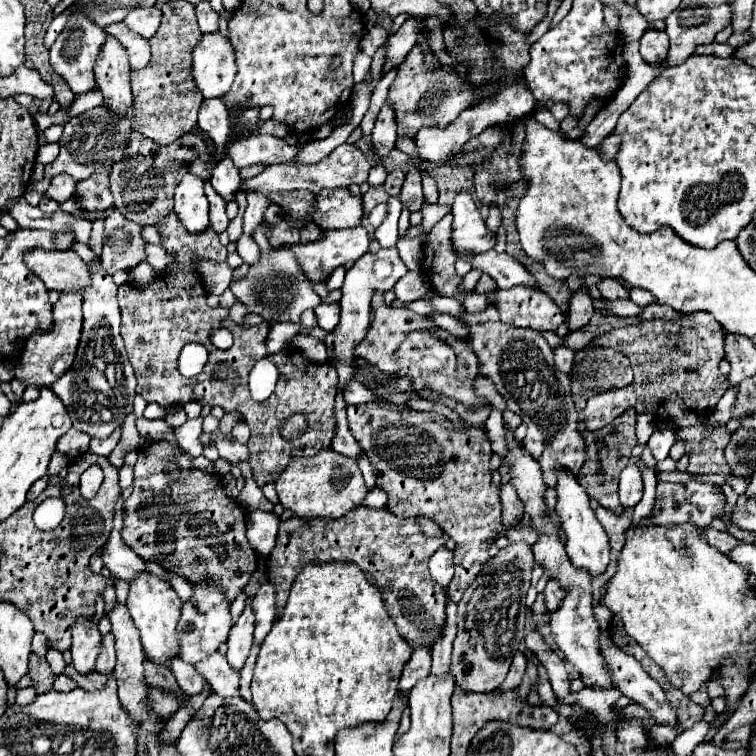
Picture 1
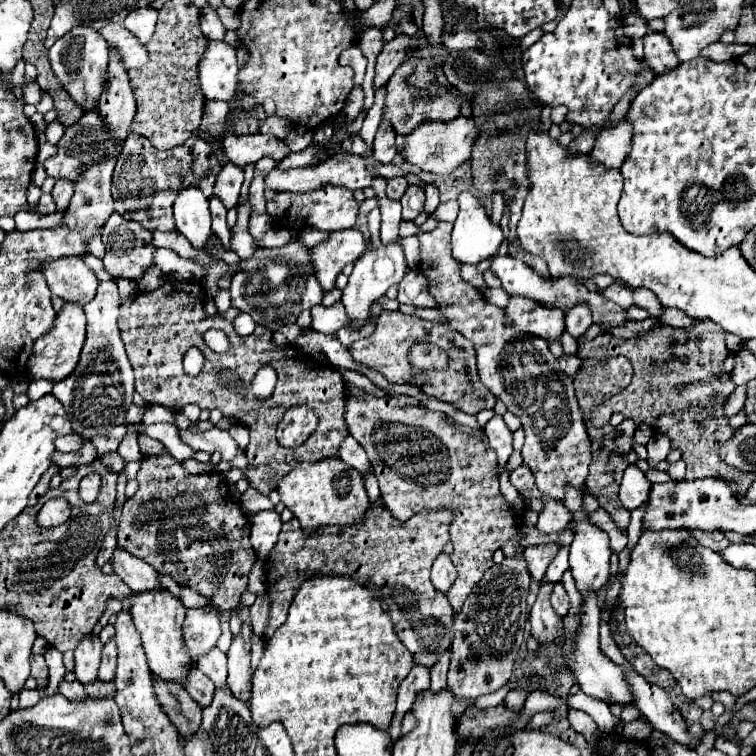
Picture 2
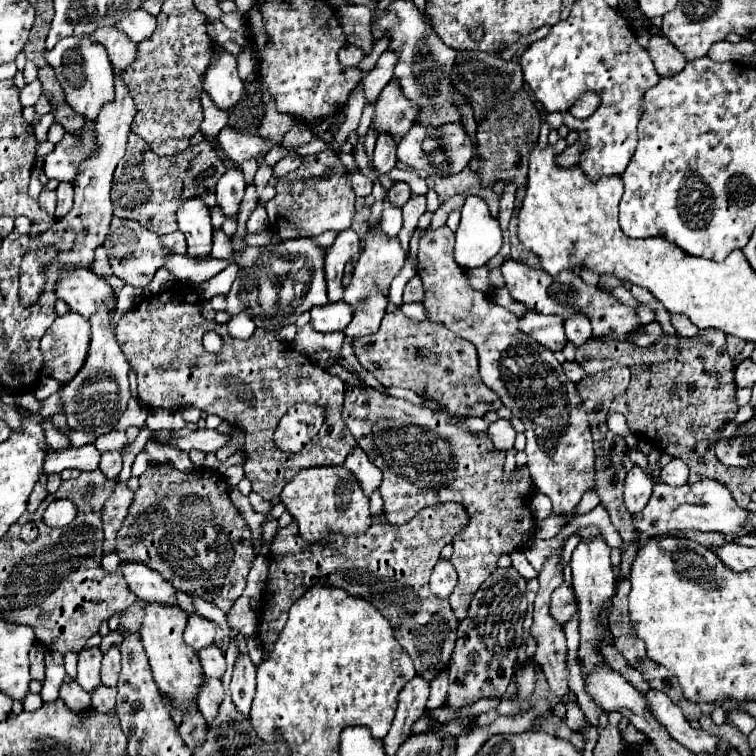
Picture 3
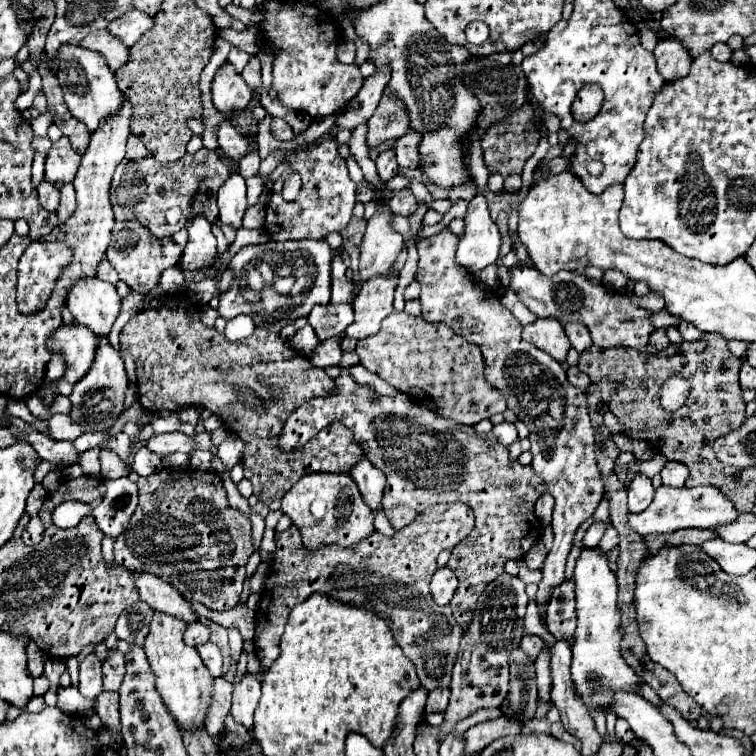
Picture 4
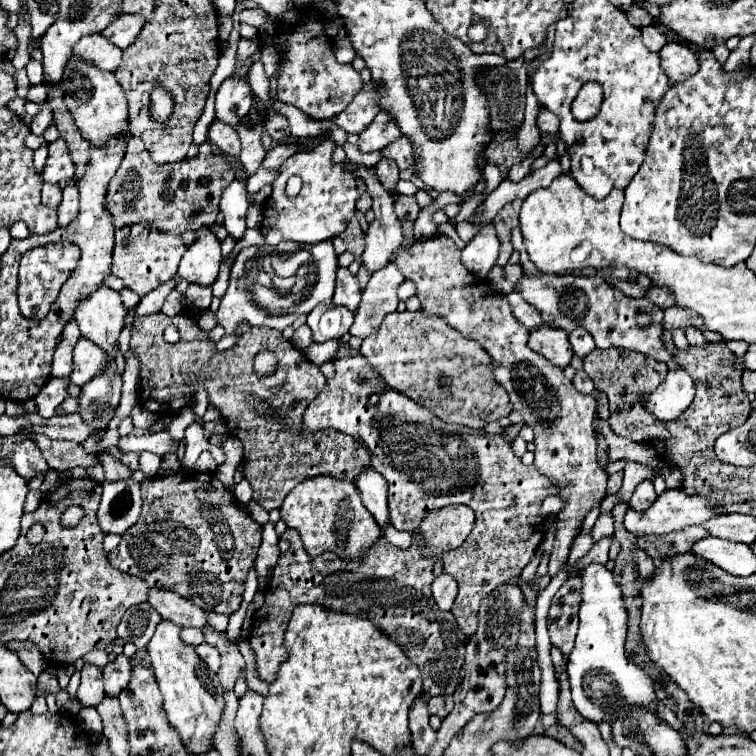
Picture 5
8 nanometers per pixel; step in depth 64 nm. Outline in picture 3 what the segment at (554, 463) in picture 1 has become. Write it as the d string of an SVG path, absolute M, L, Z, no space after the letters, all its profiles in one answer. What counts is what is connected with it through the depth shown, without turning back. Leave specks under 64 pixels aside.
M446 224L440 226L438 230L424 230L420 236L418 276L422 278L424 292L426 292L424 308L430 314L432 322L444 324L454 334L462 336L464 340L476 346L478 358L480 358L482 382L500 396L502 404L512 410L512 416L522 416L522 422L526 426L526 432L524 432L526 434L526 456L528 456L526 466L534 480L536 490L546 494L552 500L554 510L558 514L566 514L570 522L572 512L576 504L580 502L582 494L586 490L592 490L592 484L594 484L592 436L590 436L586 410L582 406L580 396L576 396L576 384L564 376L562 364L554 358L554 354L548 348L544 348L542 344L536 344L536 340L524 336L518 330L518 318L512 312L494 304L484 292L474 290L468 284L464 268L460 268L454 262L452 244L454 244L454 232Z

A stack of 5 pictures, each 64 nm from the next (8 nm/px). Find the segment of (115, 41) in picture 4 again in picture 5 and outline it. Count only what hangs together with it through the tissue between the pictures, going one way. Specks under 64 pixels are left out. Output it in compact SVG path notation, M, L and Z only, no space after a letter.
M90 34L90 36L80 38L80 42L72 50L72 54L80 56L80 58L86 58L86 60L92 60L100 68L114 72L122 62L124 50L116 48L116 44L112 44L102 34Z

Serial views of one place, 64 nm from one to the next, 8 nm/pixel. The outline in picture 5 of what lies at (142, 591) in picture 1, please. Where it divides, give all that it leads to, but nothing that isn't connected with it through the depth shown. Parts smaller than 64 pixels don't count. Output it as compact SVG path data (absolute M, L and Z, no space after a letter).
M162 620L152 640L148 642L146 652L150 656L156 682L164 696L164 710L168 714L170 724L178 730L188 752L198 754L198 752L210 750L212 746L212 736L220 720L220 712L224 708L224 702L220 696L222 684L214 672L208 672L208 666L202 662L196 650L192 646L186 646L180 640L180 632L182 632L182 626L172 624L170 620Z

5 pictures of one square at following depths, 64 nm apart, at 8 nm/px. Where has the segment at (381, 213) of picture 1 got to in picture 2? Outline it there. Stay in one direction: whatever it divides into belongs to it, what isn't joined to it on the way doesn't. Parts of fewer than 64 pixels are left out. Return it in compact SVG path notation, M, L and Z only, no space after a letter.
M376 207L368 215L368 227L371 233L370 244L374 248L377 248L381 245L380 225L381 225L381 212L379 207Z

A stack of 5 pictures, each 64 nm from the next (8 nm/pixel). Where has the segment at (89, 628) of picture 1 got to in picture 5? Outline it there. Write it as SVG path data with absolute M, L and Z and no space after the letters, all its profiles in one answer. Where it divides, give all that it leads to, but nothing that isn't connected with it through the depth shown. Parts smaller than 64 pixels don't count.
M84 664L82 668L82 682L78 688L78 698L84 706L96 706L106 696L102 684L102 670L94 664Z

